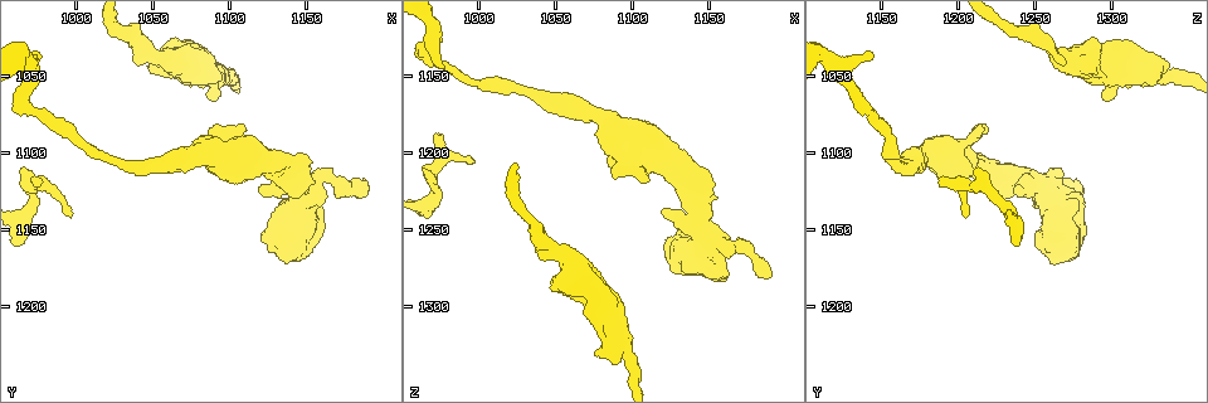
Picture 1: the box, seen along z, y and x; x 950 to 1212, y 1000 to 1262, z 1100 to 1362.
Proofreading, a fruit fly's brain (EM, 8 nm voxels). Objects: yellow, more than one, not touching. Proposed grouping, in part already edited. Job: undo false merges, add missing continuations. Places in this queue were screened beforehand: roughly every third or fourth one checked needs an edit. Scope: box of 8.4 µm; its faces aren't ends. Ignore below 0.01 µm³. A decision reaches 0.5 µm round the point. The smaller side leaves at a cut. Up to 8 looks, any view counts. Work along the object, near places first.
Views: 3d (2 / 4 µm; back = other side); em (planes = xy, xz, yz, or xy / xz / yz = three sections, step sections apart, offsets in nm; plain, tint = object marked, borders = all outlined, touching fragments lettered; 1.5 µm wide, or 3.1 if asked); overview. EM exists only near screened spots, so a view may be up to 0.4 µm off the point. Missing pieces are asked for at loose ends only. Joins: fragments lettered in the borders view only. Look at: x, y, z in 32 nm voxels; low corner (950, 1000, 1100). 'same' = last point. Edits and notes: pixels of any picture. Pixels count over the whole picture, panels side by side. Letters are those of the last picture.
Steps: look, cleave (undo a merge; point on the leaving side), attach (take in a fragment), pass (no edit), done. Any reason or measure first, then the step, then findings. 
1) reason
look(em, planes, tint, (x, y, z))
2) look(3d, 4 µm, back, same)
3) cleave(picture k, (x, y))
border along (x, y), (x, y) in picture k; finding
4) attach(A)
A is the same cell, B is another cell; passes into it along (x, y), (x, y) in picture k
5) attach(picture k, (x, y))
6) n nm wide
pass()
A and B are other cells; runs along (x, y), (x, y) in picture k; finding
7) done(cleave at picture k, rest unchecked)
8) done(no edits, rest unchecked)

free end
look(3d, 4 µm, (1108, 1082, 1218))

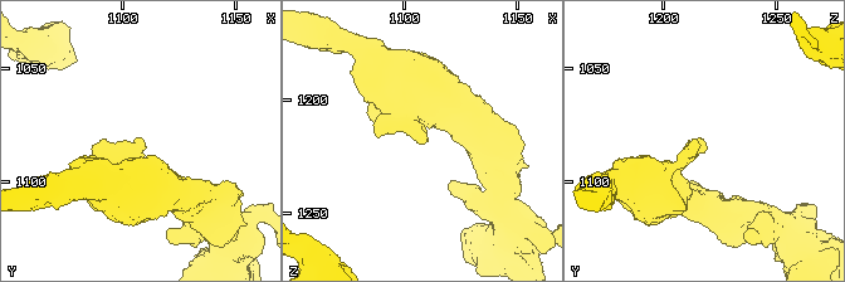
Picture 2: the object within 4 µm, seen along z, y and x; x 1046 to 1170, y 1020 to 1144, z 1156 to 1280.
now the EM
look(em, planes, borders, (1109, 1082, 1217))

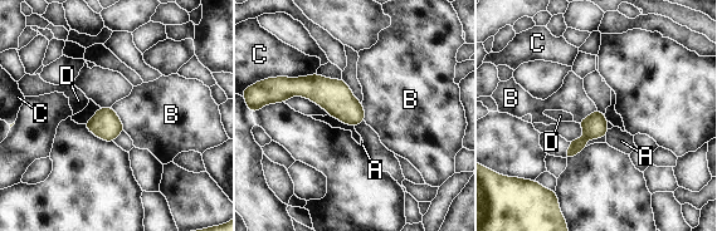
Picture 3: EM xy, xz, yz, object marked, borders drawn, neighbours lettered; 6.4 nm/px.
160 nm wide
pass()
A, B, C and D are other cells; border along (112, 107), (125, 131) in picture 3; no lettered fragment goes on from it

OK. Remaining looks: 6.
abrupt turn
look(em, yz, step 4, tint, (1144, 1116, 1246))

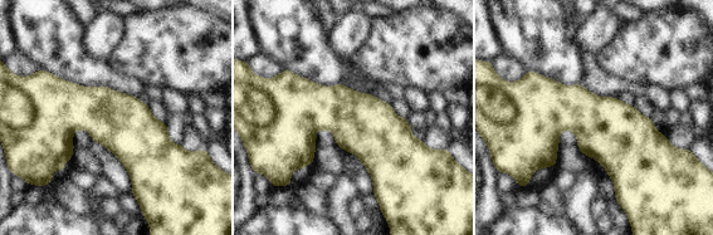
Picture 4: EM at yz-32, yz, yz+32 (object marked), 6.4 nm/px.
another direction
look(em, planes, borders, same)

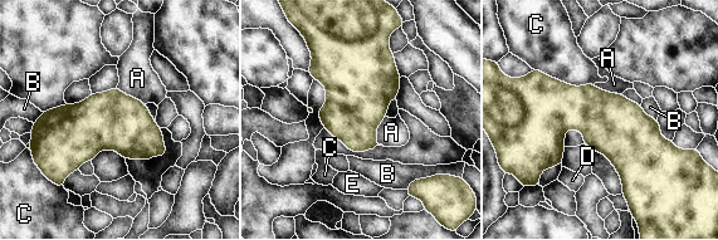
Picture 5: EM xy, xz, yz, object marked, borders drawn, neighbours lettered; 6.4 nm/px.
360 nm wide
pass()
A, B, C, D and E are other cells; border along (385, 116), (376, 131), (379, 145) in picture 5; all the same cell

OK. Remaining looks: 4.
free end
look(3d, 4 µm, (1190, 1120, 1278))

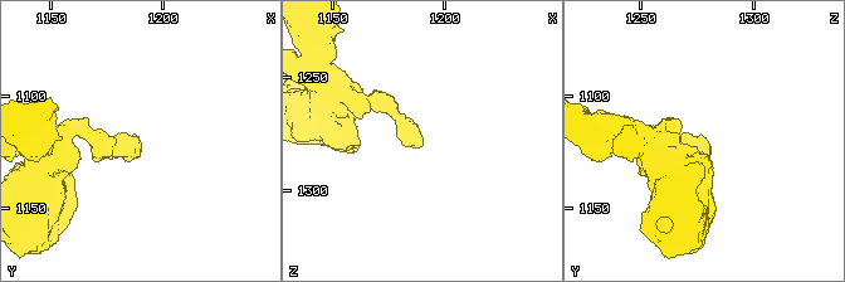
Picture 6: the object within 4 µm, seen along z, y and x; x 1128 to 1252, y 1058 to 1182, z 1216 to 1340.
look(em, yz, step 4, tint, (1191, 1120, 1279))

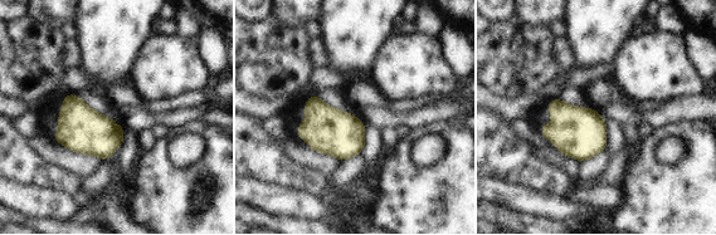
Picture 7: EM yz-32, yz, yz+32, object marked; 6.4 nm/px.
cut it another way
look(em, planes, borders, same)

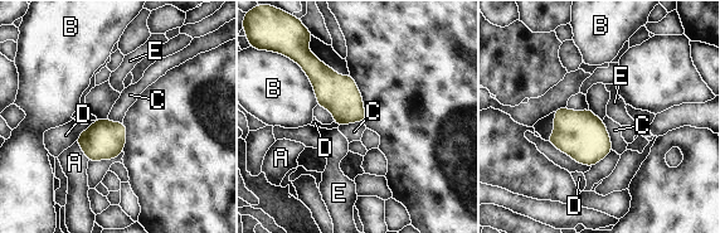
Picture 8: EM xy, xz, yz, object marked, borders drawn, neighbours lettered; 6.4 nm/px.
190 nm wide
pass()
A, B, C, D and E are other cells; border along (602, 120), (612, 149) in picture 8; none of them fits

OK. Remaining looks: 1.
done(no edits, rest unchecked)

